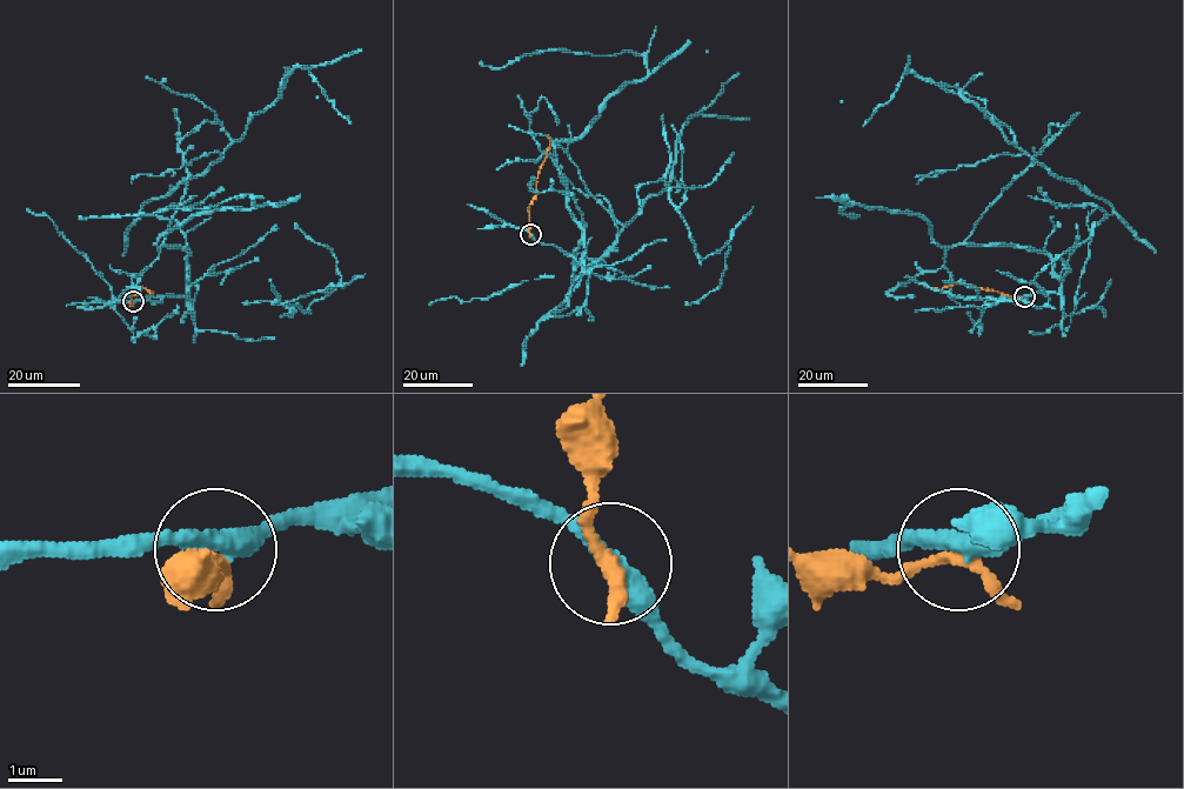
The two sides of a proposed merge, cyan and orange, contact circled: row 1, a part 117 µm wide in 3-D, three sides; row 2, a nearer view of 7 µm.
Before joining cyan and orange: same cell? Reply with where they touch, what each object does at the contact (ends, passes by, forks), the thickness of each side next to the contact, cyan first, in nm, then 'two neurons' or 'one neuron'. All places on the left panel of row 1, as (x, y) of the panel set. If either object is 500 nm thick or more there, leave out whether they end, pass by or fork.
(133, 301) | cyan passes by | orange passes by | 360/200 nm | two neurons

